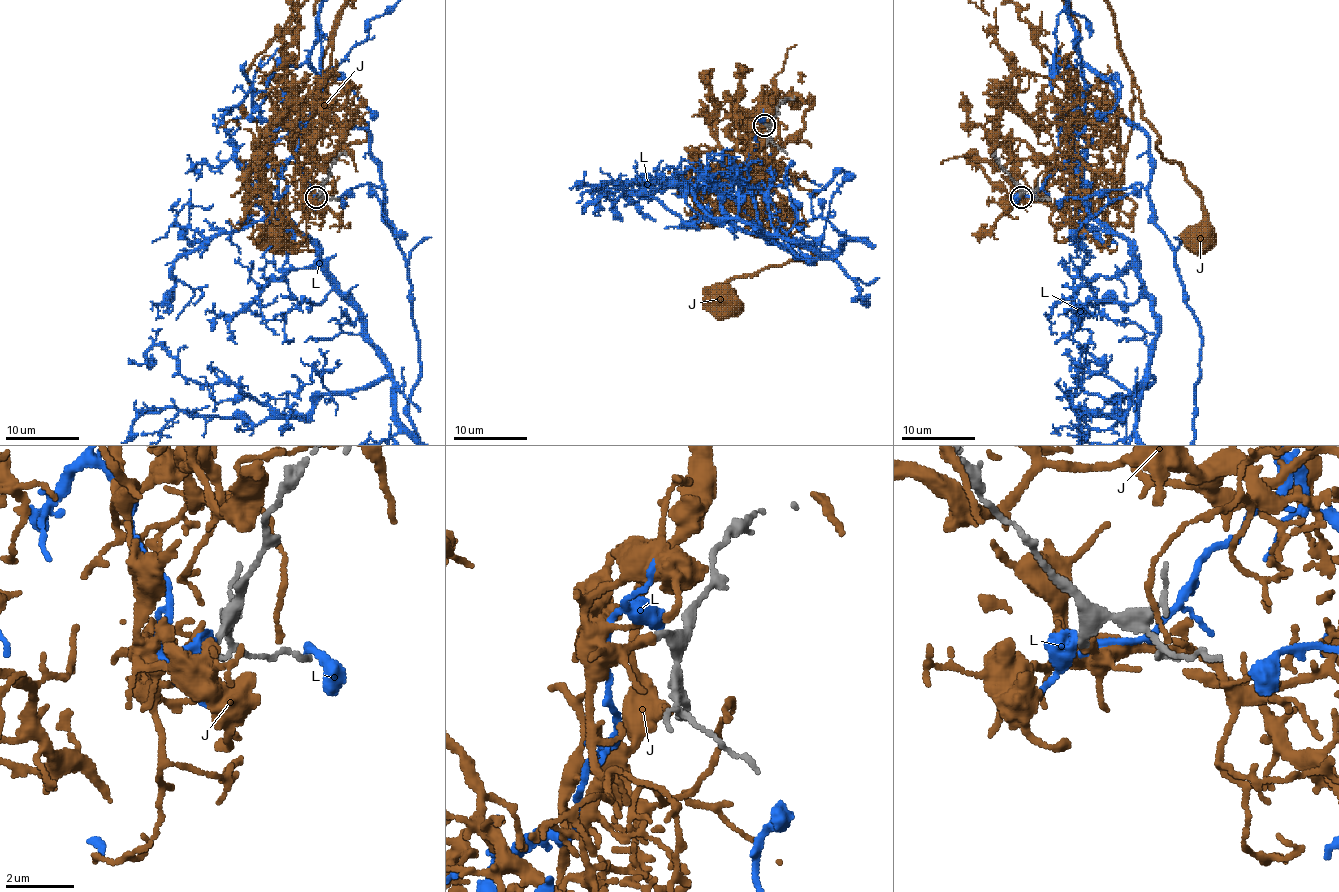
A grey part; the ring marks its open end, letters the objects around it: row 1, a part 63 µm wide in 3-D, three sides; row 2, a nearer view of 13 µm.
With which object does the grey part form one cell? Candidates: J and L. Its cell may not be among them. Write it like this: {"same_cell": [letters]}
{"same_cell": []}

